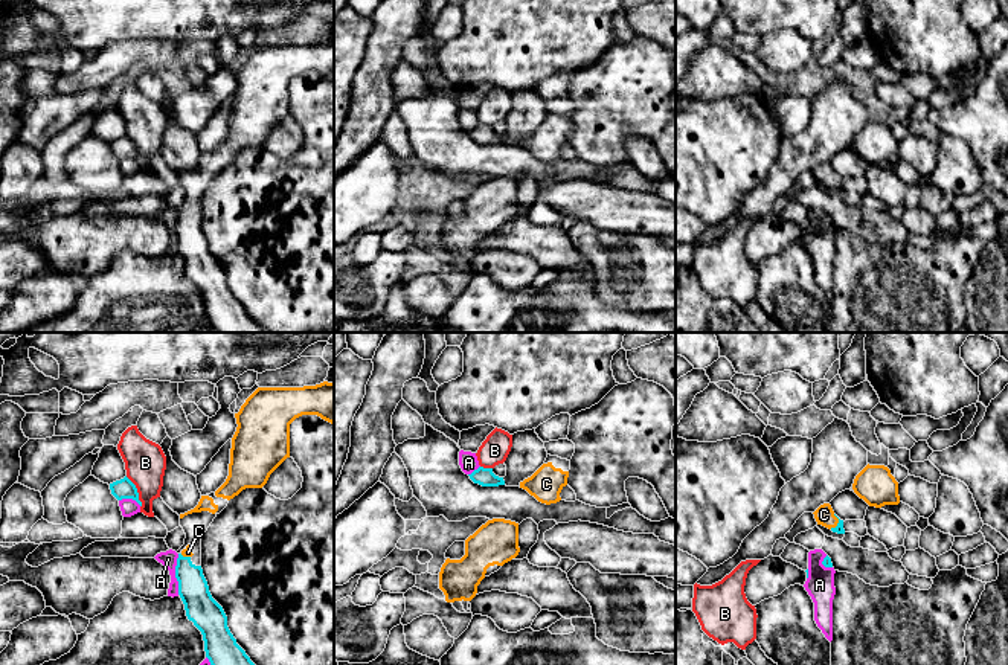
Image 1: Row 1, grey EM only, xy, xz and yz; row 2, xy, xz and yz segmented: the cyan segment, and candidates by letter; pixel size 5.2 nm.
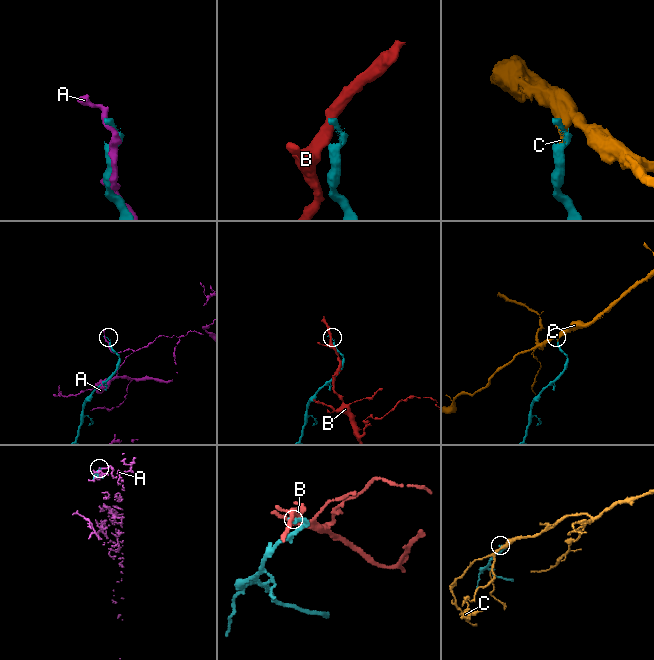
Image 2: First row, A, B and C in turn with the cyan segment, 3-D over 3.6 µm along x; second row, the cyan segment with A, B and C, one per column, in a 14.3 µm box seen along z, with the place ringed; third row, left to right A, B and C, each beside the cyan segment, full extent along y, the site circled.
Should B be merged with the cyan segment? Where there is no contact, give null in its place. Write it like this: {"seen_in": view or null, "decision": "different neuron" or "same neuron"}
{"seen_in": "xy", "decision": "different neuron"}

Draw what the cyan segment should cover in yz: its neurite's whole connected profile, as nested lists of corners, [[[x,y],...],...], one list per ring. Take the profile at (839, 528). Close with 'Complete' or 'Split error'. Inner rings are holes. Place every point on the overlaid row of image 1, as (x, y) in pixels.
[[[830,503],[820,505],[813,514],[814,514],[817,525],[822,525],[822,526],[831,529],[833,532],[845,534],[843,520],[840,520],[834,514]]]. Split error

